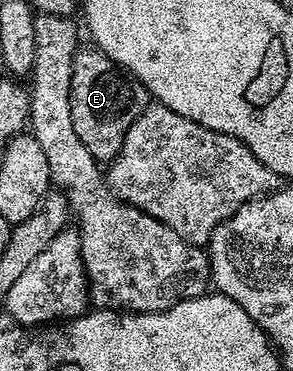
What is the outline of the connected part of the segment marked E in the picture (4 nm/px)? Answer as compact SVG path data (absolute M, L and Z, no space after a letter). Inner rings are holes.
M81 48L73 56L73 84L71 85L71 111L73 112L73 129L77 131L77 136L85 148L97 160L103 160L108 157L107 149L112 146L112 151L118 152L123 148L125 132L141 116L141 112L149 105L149 95L144 86L136 80L132 74L124 73L122 69L116 67L109 56L102 54L98 48Z

